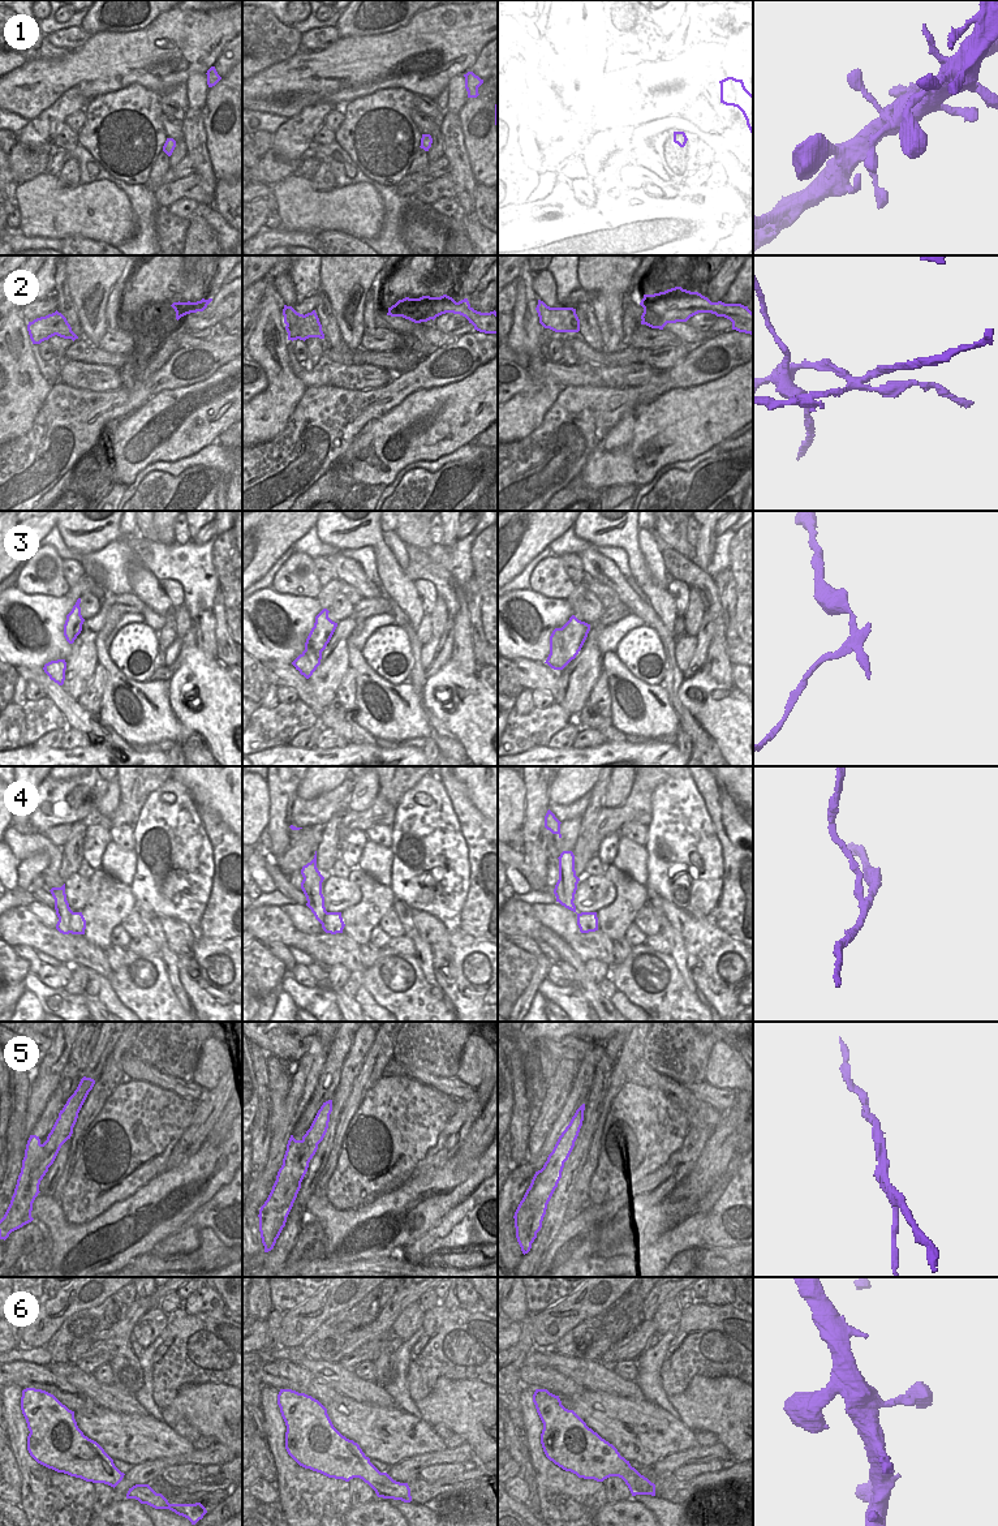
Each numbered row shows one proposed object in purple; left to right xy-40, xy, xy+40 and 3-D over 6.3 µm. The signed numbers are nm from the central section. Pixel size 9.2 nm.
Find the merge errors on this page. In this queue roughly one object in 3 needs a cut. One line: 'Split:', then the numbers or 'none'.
Split: 2, 3, 4, 5

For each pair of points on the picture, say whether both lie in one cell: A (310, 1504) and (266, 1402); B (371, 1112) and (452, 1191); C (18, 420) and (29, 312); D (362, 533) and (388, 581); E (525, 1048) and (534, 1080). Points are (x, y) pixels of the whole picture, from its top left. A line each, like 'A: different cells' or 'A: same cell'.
A: same cell
B: different cells
C: different cells
D: same cell
E: different cells

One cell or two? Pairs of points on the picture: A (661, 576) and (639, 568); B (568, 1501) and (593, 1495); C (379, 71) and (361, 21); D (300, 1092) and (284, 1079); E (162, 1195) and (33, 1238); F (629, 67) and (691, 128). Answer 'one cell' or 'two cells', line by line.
A: two cells
B: one cell
C: two cells
D: two cells
E: two cells
F: two cells

